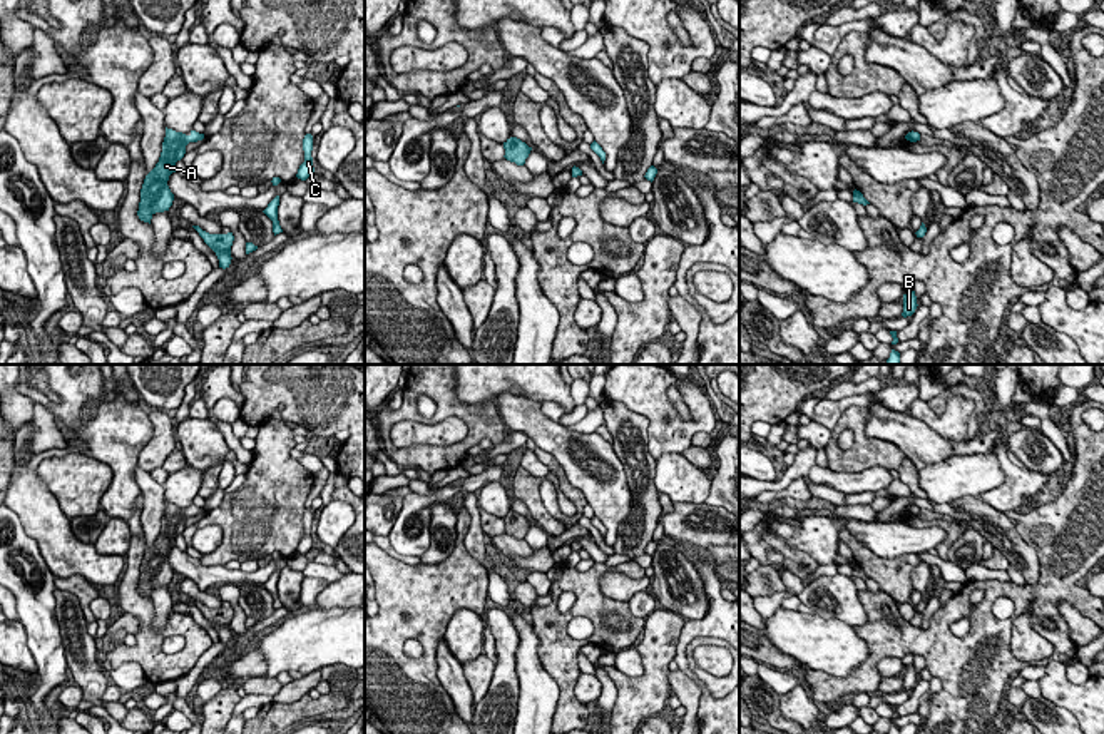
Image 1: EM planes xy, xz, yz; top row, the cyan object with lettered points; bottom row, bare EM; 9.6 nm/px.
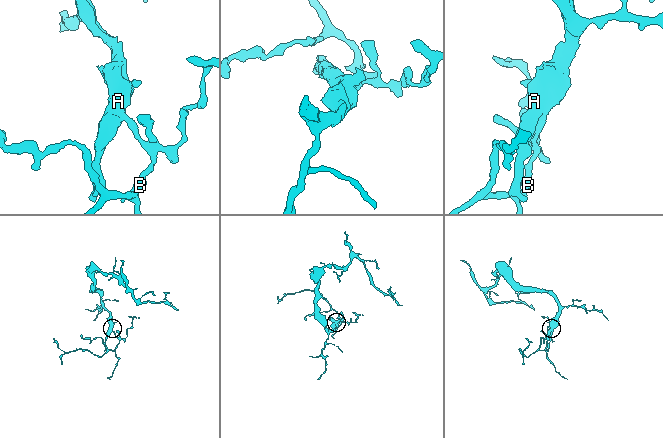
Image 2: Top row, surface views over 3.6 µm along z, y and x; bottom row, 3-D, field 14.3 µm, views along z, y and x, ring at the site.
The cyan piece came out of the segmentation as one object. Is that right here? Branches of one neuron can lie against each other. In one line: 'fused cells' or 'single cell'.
single cell

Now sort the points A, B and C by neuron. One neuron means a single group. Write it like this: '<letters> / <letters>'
A B C

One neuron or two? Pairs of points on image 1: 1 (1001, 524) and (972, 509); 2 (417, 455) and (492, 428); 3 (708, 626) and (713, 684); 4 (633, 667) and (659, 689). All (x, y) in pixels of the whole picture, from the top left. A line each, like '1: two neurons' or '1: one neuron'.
1: one neuron
2: one neuron
3: two neurons
4: two neurons

